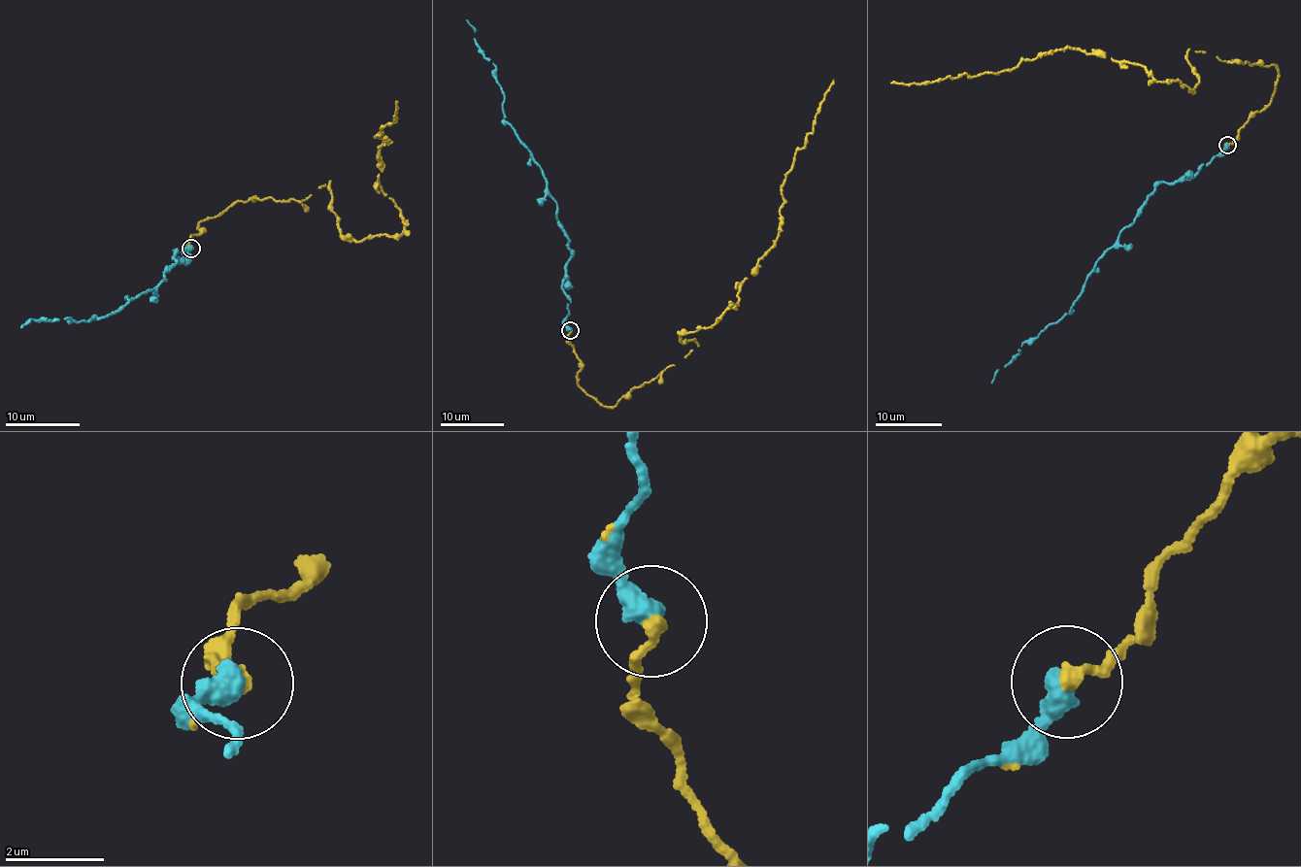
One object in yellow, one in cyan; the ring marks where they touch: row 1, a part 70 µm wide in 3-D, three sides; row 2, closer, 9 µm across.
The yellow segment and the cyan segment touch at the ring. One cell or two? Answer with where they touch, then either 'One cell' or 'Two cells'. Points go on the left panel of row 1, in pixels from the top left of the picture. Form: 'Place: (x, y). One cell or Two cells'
Place: (190, 248). One cell

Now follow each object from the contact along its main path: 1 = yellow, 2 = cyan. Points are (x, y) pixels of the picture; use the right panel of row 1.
1: (1227, 145), (1270, 101), (1271, 63), (1189, 50), (1191, 90), (1133, 63), (1058, 50), (993, 73), (890, 83)
2: (1227, 145), (1190, 179), (1158, 184), (1133, 223), (1097, 260), (1069, 313), (1022, 343), (992, 383)

